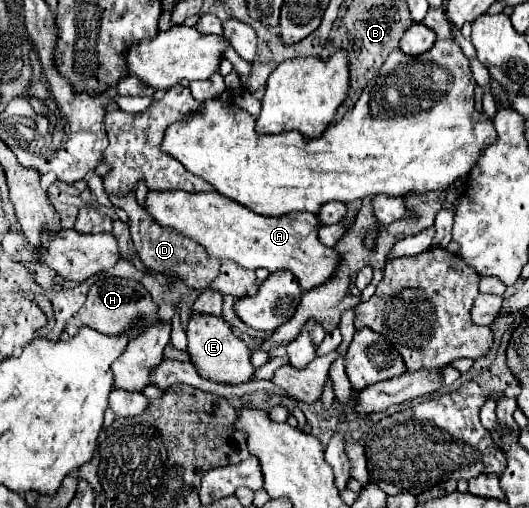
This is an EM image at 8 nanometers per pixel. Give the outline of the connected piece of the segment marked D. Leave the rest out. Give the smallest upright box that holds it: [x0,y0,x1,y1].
[110,192,220,290]

